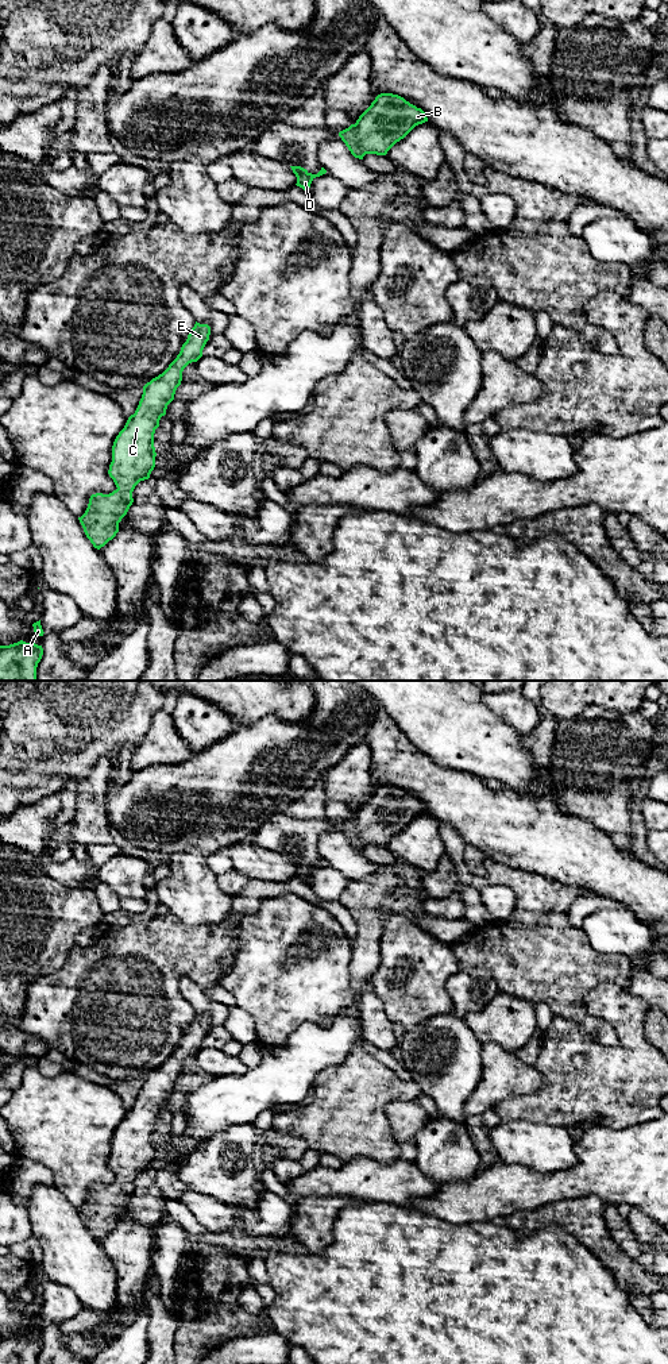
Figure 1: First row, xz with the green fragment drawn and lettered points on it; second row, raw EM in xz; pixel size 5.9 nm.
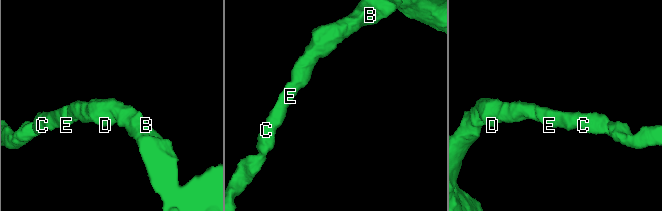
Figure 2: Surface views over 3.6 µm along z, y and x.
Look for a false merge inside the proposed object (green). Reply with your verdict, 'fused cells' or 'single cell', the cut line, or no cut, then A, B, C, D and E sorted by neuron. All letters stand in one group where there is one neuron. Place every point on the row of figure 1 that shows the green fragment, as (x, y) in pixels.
single cell; cut none; groups A B C D E

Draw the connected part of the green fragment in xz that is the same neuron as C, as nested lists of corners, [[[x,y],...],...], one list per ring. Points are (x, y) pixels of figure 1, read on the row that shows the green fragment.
[[[196,321],[177,358],[169,367],[143,386],[134,415],[116,436],[108,474],[116,485],[109,494],[96,493],[89,498],[85,513],[78,517],[86,537],[100,550],[119,532],[119,523],[134,502],[135,486],[150,478],[155,467],[154,434],[167,405],[174,400],[184,369],[202,357],[211,327]]]

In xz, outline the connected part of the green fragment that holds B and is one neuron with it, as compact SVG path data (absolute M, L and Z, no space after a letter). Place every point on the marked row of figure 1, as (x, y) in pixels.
M381 93L355 124L339 132L355 158L386 155L416 126L428 122L421 108L393 93Z

